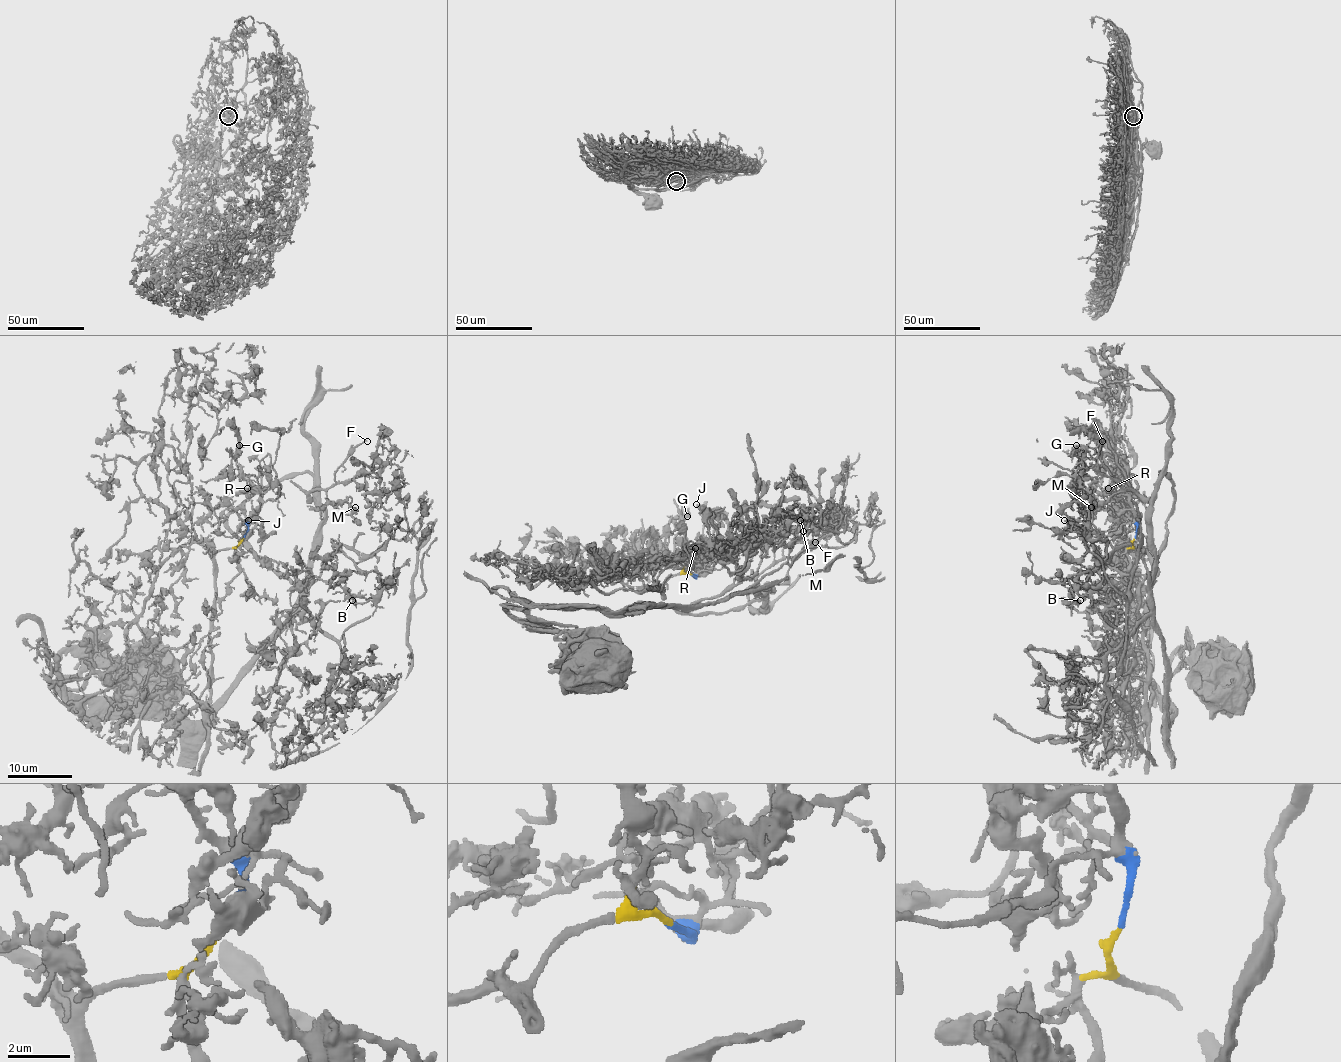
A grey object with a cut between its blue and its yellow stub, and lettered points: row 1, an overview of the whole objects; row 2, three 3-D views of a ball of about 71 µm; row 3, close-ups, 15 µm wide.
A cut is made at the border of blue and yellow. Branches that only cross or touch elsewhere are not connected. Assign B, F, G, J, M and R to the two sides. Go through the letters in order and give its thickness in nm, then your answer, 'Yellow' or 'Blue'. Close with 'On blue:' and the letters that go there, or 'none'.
B: Thickness 160 nm. Yellow
F: Thickness 130 nm. Yellow
G: Thickness 300 nm. Blue
J: Thickness 280 nm. Blue
M: Thickness 160 nm. Yellow
R: Thickness 280 nm. Blue
On blue: G, J, R

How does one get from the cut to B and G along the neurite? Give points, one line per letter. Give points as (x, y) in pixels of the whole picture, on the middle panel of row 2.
B: (692, 575), (685, 557), (731, 548), (734, 583), (749, 580), (781, 535), (799, 543), (831, 514), (800, 520)
G: (692, 575), (674, 552), (674, 535), (679, 522), (687, 515)

